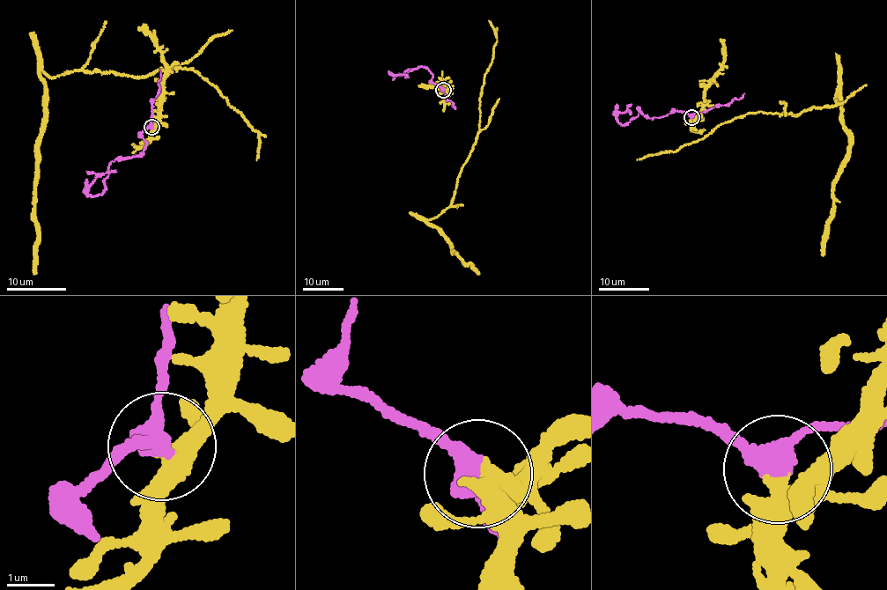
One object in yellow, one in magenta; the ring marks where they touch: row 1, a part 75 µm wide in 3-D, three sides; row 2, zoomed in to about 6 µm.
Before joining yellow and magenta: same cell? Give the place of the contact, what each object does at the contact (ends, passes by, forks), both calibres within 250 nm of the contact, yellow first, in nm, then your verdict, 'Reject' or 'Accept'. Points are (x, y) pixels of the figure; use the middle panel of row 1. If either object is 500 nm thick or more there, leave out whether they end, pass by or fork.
Place: (443, 90). At the ring yellow passes by. At the ring magenta passes by. Thickness 400 nm (yellow) against 380 nm. Reject

